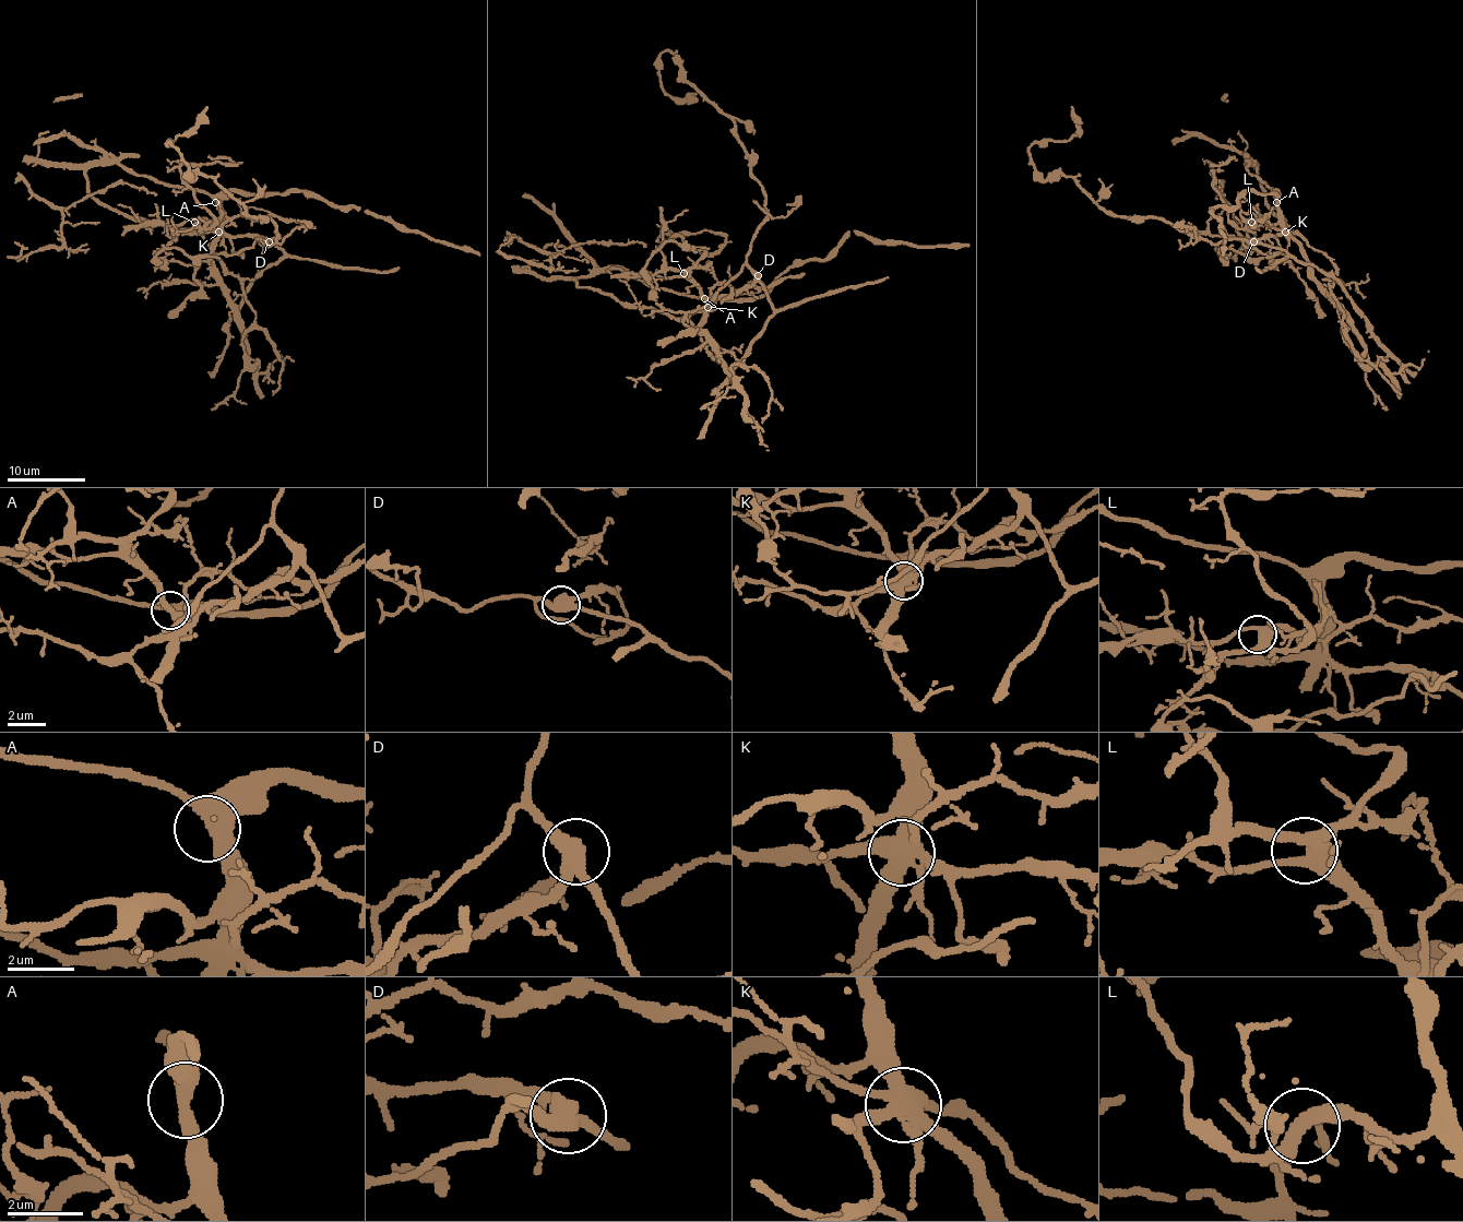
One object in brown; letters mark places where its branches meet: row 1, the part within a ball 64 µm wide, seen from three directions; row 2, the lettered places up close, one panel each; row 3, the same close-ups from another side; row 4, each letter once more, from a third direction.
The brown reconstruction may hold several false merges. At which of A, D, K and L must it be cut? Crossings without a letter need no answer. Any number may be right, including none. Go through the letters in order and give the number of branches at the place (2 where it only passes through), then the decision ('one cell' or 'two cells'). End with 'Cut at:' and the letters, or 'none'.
A: branches 3; one cell
D: branches 3; two cells
K: branches 6; two cells
L: branches 4; one cell
Cut at: D, K

